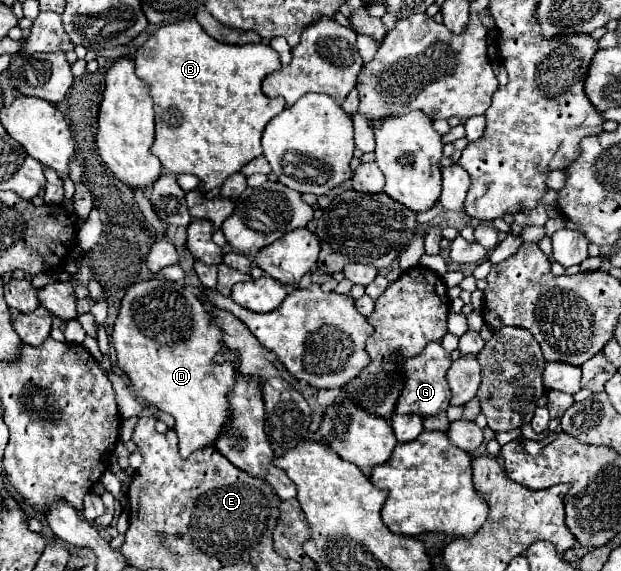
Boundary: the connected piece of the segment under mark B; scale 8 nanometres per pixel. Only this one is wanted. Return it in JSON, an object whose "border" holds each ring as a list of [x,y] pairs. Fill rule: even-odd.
{"border":[[[195,18],[161,26],[135,52],[135,74],[149,86],[155,108],[155,142],[151,152],[161,160],[163,170],[173,174],[197,176],[205,190],[213,190],[231,174],[239,172],[247,162],[257,158],[261,148],[261,134],[267,122],[286,107],[282,97],[267,98],[261,92],[261,82],[271,72],[279,70],[277,52],[267,44],[229,46],[213,40]]]}

